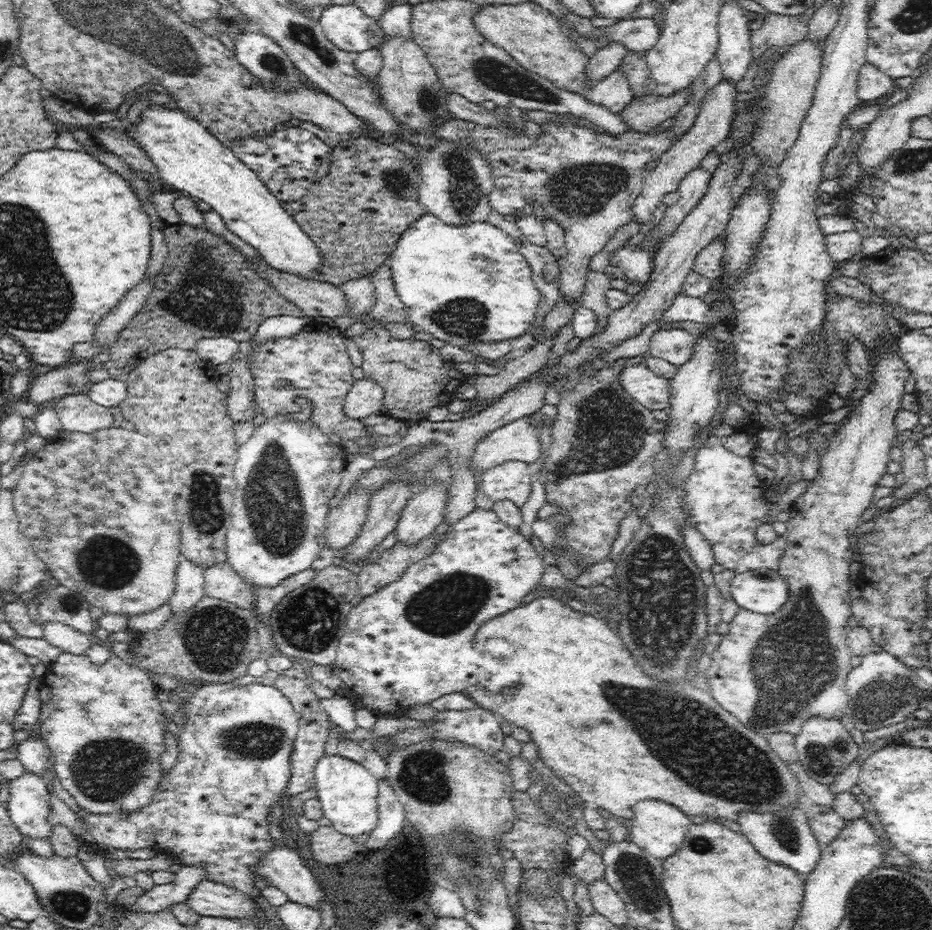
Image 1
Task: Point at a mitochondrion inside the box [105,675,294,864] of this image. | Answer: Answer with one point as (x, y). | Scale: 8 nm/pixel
(254, 741)

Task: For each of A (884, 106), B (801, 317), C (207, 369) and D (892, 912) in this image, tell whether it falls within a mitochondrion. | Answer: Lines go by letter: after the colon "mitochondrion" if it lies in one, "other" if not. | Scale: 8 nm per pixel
A: other
B: mitochondrion
C: other
D: mitochondrion

